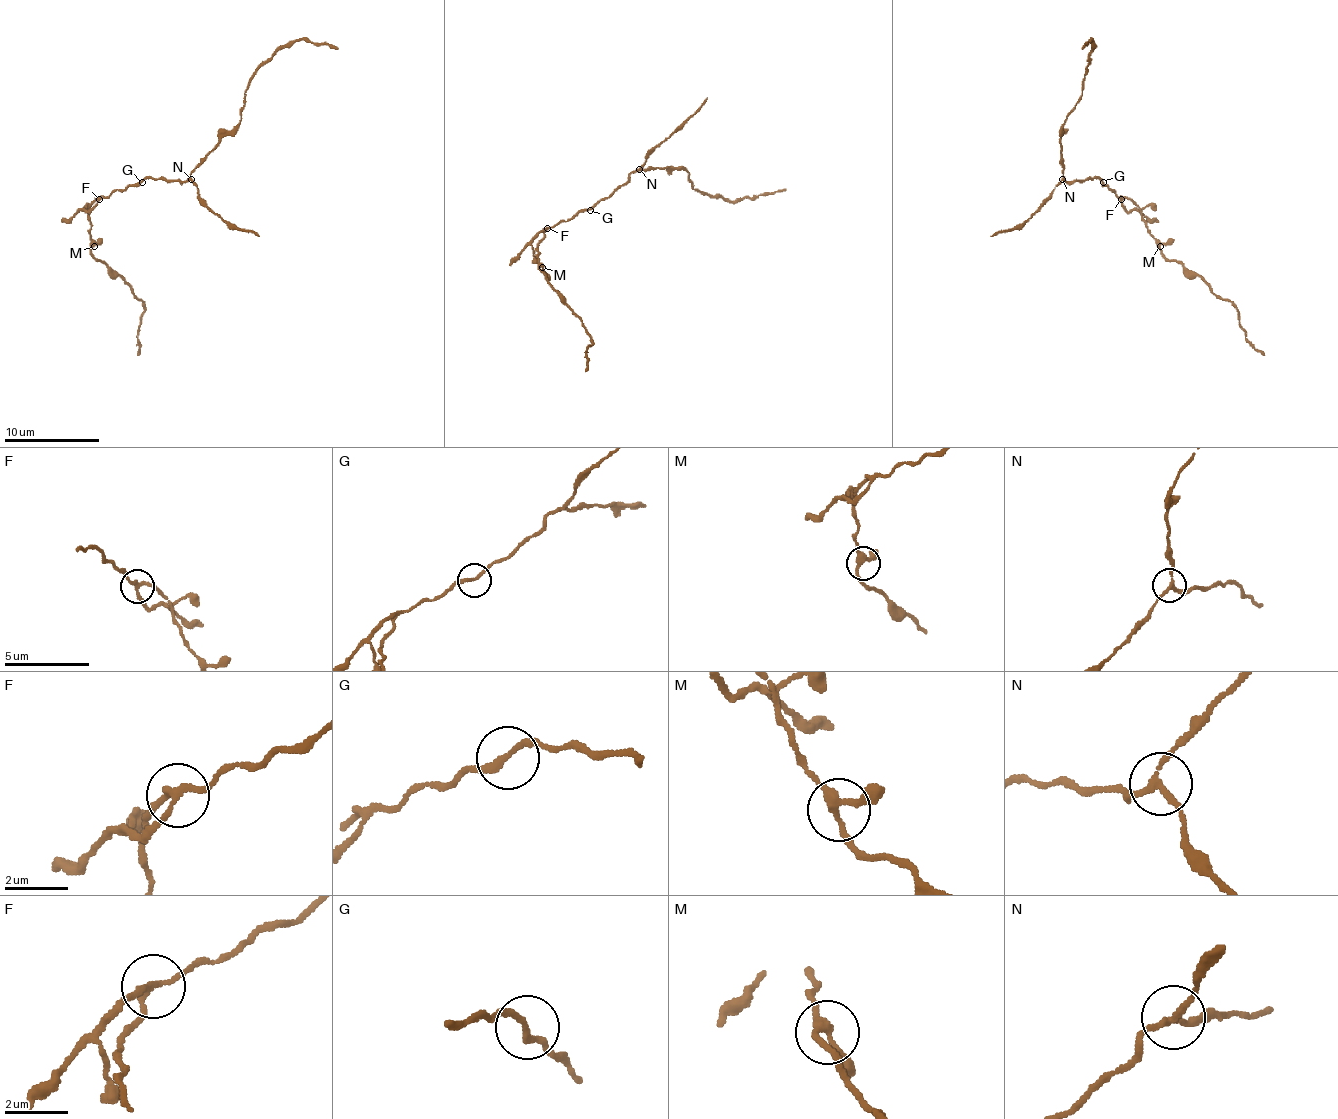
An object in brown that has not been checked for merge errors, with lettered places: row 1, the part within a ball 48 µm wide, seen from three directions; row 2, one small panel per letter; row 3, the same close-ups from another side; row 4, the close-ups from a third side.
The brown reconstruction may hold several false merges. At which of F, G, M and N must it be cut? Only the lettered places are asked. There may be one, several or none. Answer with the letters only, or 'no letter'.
F, N

